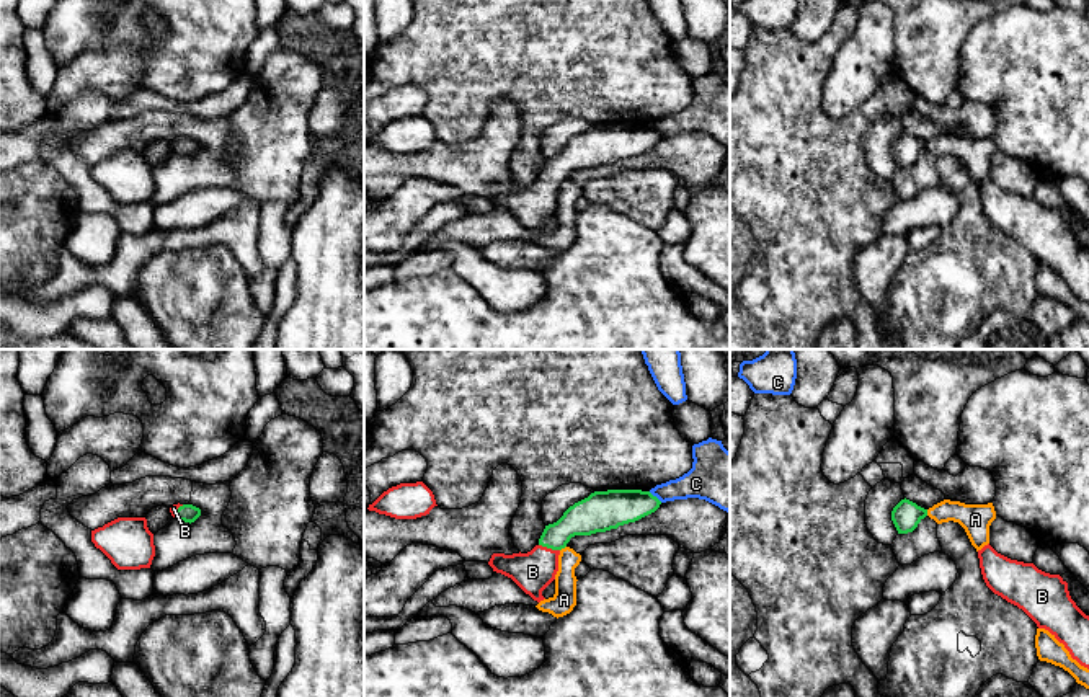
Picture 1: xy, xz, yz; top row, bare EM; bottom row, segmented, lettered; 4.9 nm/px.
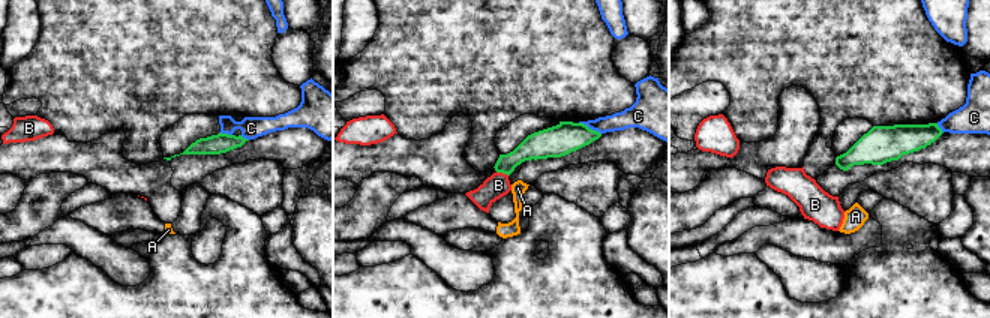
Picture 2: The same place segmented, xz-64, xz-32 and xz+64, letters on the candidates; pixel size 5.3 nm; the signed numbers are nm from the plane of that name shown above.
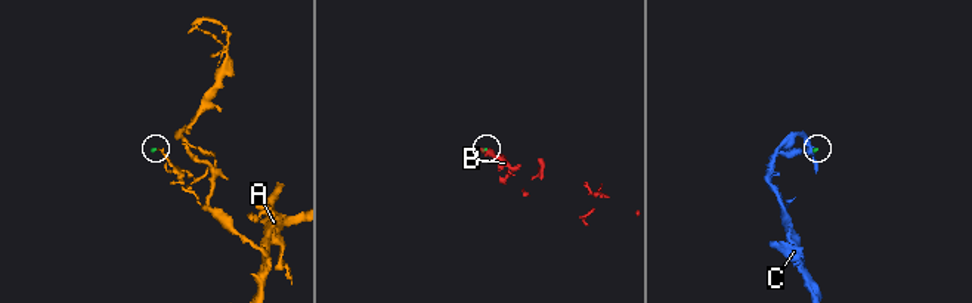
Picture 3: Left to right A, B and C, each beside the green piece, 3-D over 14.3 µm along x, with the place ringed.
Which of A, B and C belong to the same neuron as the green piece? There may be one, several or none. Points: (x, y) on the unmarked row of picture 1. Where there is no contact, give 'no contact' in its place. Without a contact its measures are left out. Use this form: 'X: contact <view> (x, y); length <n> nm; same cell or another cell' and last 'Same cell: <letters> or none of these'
A: contact xz (562, 182); length 40 nm; another cell
B: contact xz (549, 182); length 110 nm; same cell
C: contact xz (655, 131); length 90 nm; another cell
Same cell: B

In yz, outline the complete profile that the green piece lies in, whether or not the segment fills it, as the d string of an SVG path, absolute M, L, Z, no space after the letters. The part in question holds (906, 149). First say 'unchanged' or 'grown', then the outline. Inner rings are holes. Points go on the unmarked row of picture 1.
unchanged; M901 134L891 145L891 155L898 168L913 166L918 158L927 150L927 144L909 134Z

